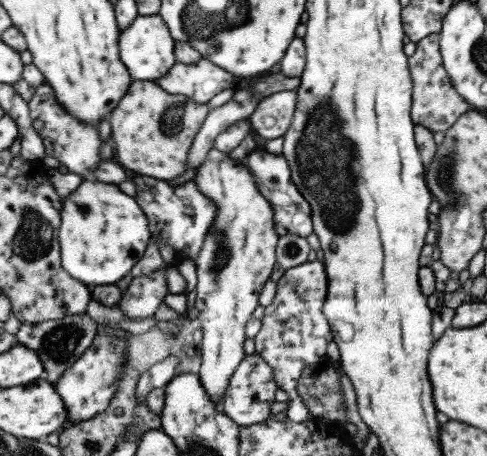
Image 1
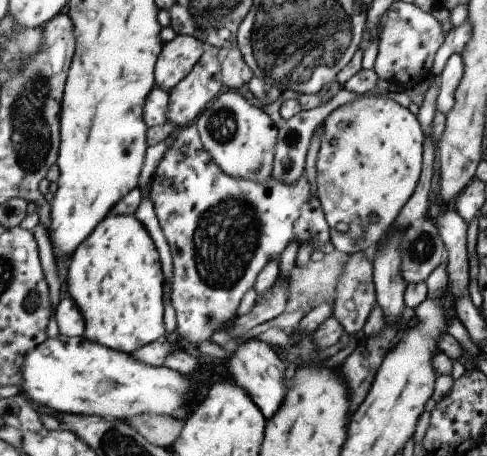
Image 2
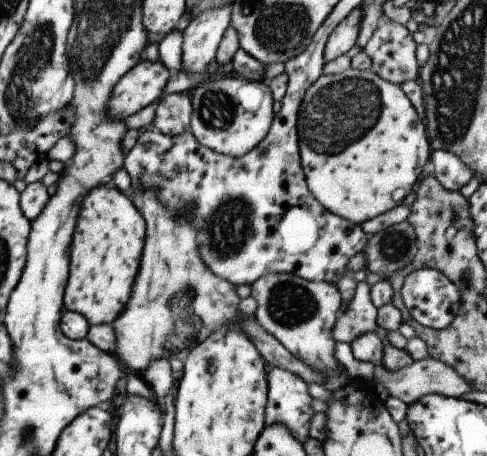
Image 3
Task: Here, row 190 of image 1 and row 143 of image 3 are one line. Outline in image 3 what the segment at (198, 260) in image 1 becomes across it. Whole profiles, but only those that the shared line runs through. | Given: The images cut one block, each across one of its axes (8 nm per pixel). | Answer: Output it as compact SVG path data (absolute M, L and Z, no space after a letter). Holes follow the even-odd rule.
M227 73L217 80L205 79L189 91L192 113L189 130L194 139L215 152L241 158L261 142L272 123L273 99L267 81L248 81Z

